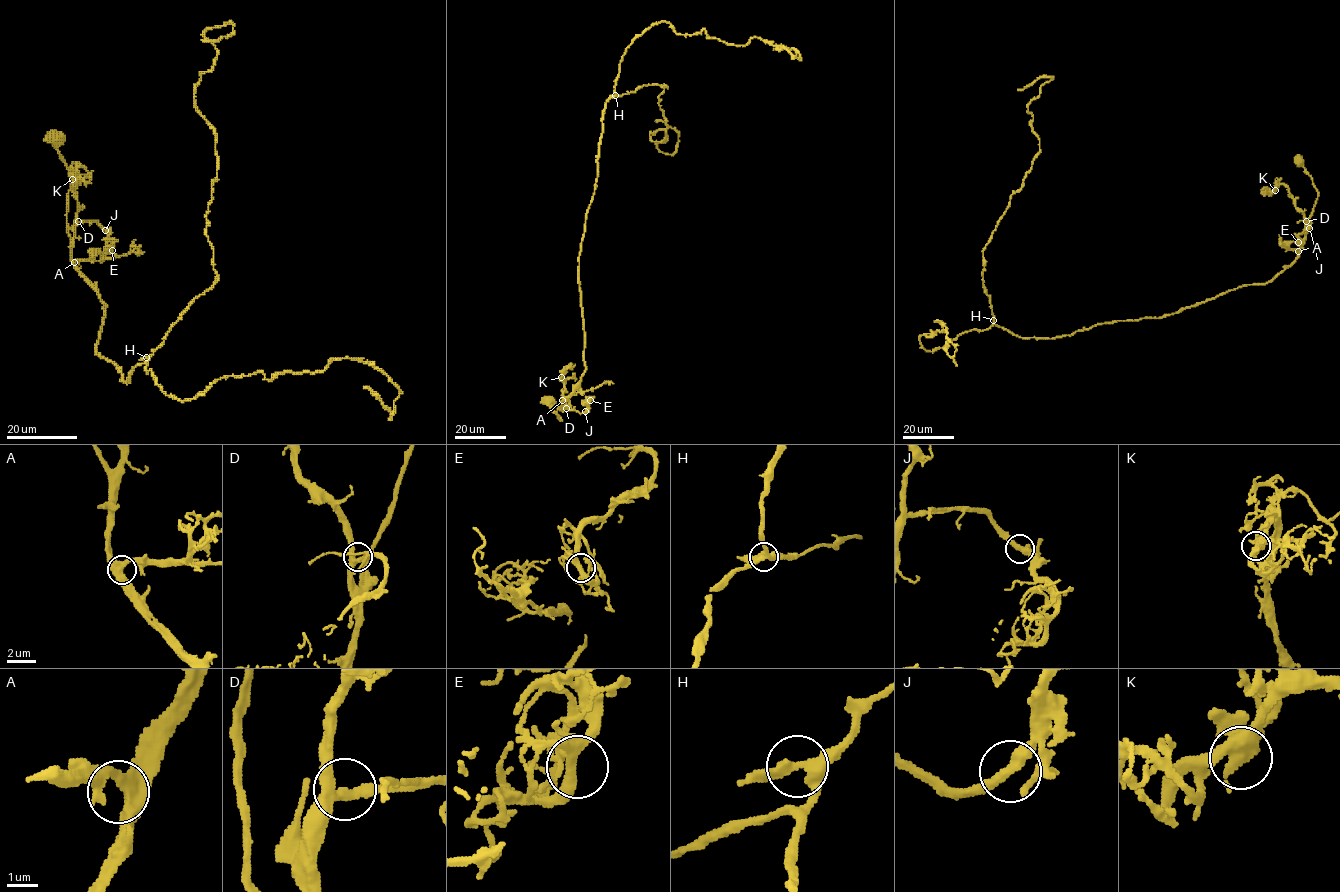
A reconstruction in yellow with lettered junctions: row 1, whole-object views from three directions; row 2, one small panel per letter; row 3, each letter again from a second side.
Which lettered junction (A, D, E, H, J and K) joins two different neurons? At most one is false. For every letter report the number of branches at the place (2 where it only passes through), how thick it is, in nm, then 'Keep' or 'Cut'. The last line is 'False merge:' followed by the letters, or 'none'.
A: Branches: 3. Thickness 360 nm. Keep
D: Branches: 3. Thickness 320 nm. Keep
E: Branches: 3. Thickness 320 nm. Keep
H: Branches: 3. Thickness 360 nm. Keep
J: Branches: 2. Thickness 380 nm. Keep
K: Branches: 3. Thickness 440 nm. Keep
False merge: none

